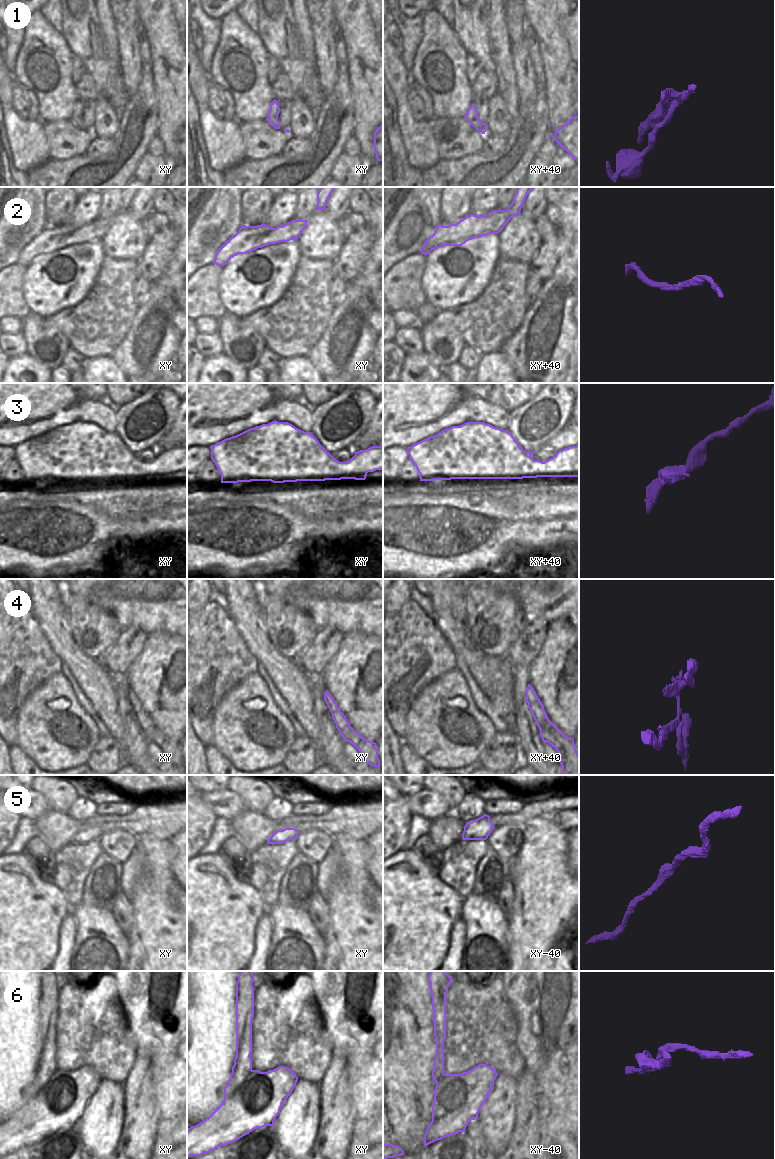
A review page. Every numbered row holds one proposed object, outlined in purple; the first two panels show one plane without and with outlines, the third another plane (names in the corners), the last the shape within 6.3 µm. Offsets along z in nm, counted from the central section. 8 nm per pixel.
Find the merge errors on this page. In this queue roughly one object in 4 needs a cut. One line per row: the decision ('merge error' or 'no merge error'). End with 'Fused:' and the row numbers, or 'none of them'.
1: merge error
2: no merge error
3: no merge error
4: merge error
5: no merge error
6: merge error
Fused: 1, 4, 6

